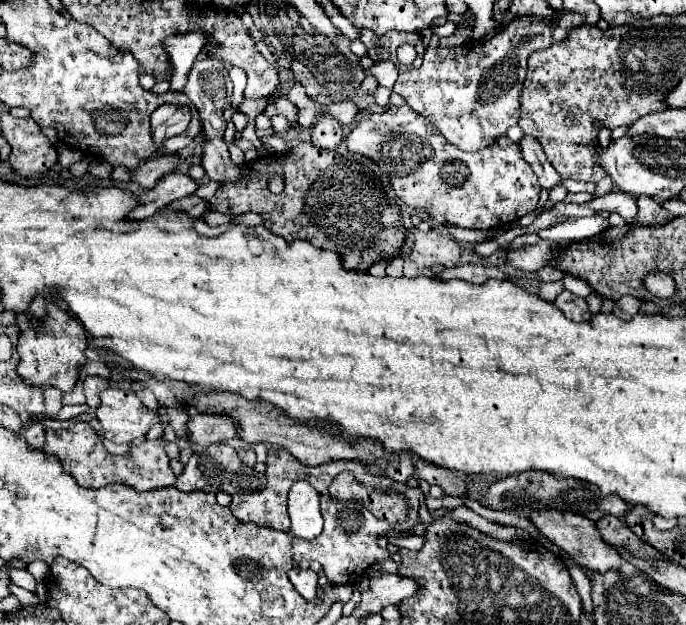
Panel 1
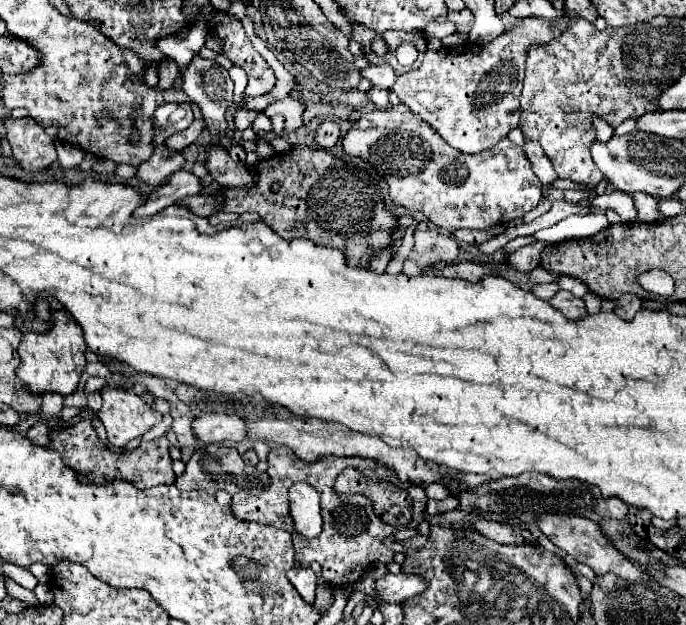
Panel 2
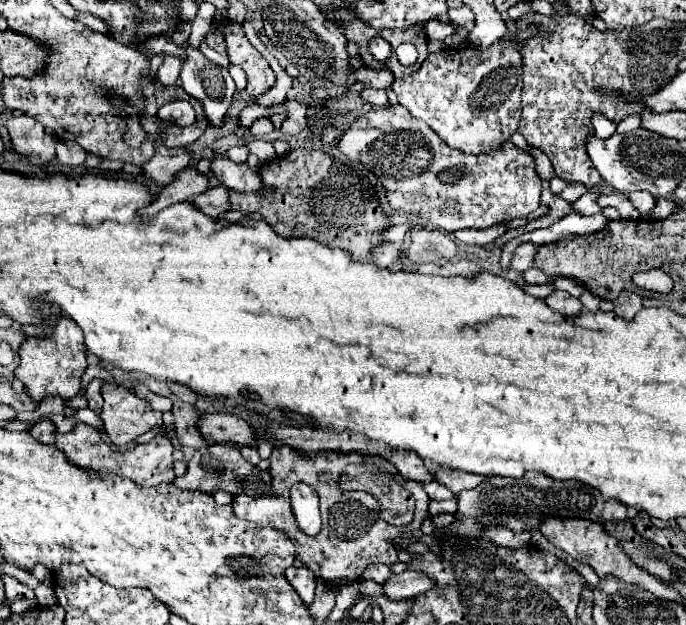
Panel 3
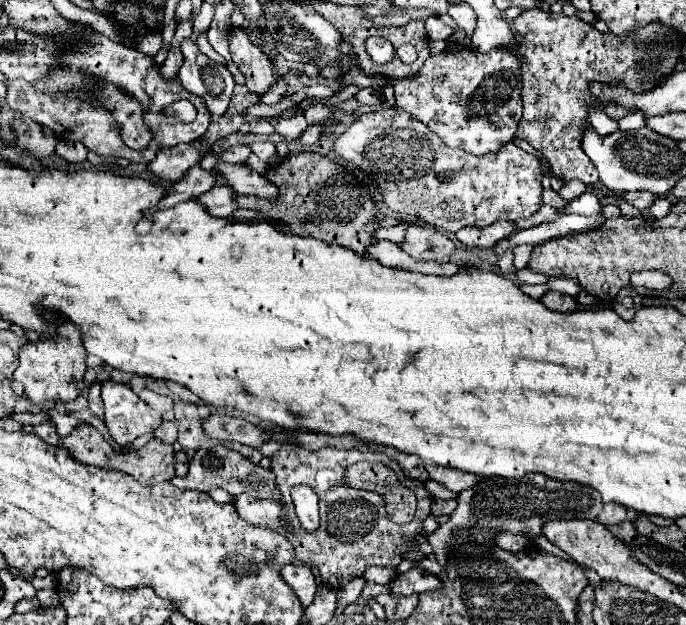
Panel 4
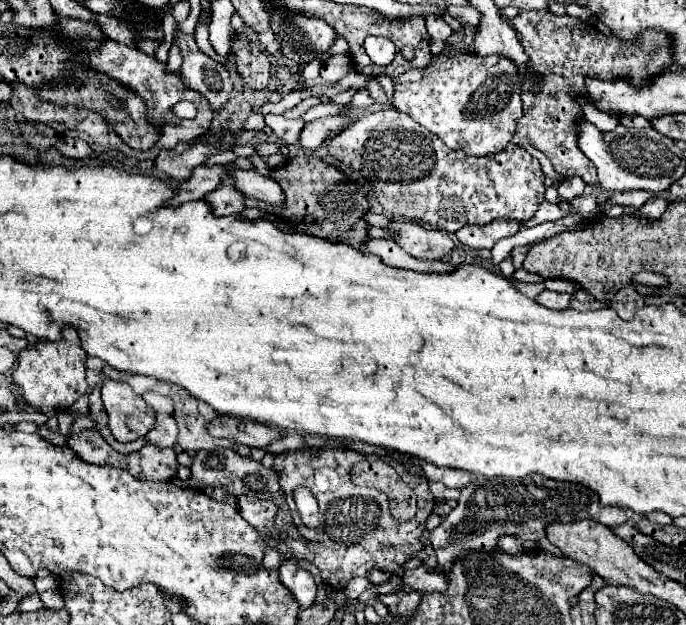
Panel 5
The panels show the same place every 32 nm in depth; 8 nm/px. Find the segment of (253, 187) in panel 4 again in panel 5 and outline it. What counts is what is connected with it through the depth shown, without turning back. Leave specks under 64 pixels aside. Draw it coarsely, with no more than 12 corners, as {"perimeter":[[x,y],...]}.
{"perimeter":[[258,170],[234,172],[234,184],[246,196],[284,206],[280,184]]}

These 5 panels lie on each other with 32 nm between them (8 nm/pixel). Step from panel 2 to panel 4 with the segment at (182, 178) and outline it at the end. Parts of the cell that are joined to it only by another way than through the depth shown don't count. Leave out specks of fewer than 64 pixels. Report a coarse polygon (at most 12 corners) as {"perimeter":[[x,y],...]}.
{"perimeter":[[194,166],[156,208],[194,200],[216,186],[220,172]]}

